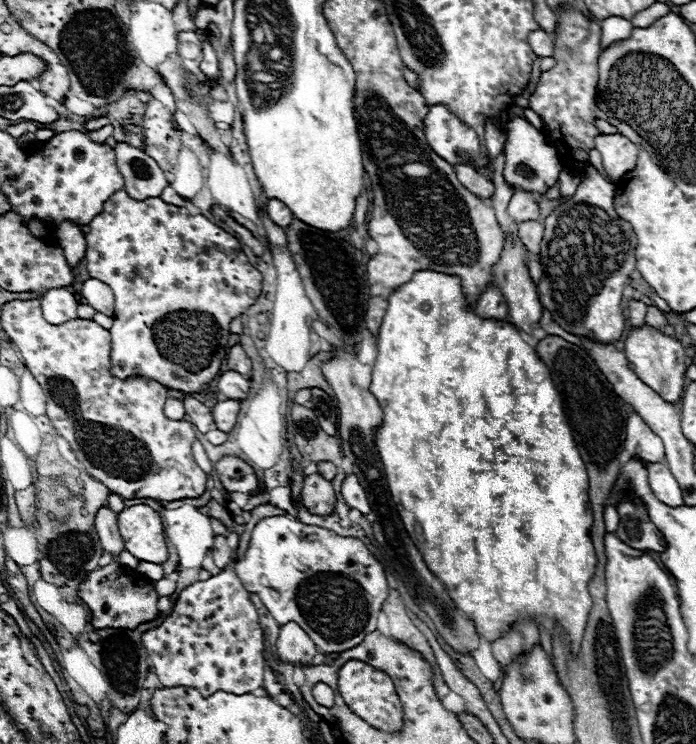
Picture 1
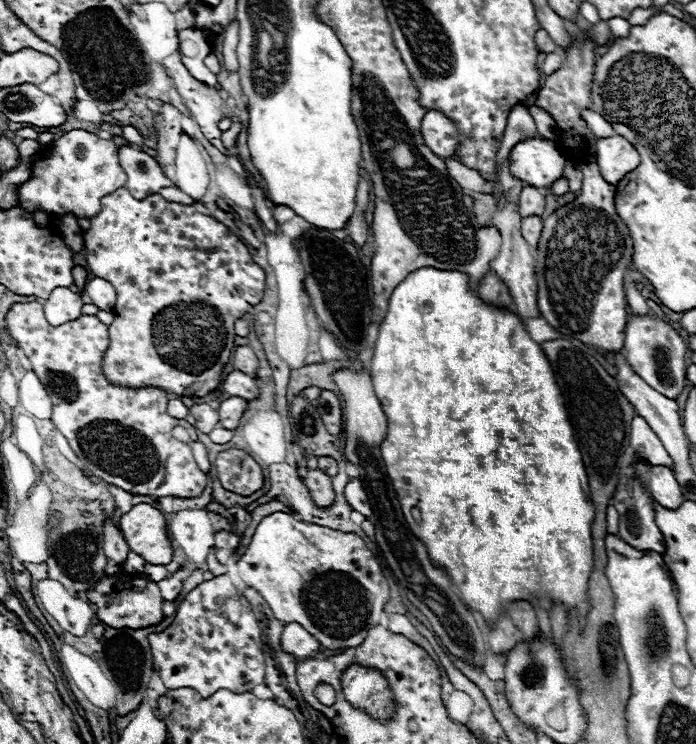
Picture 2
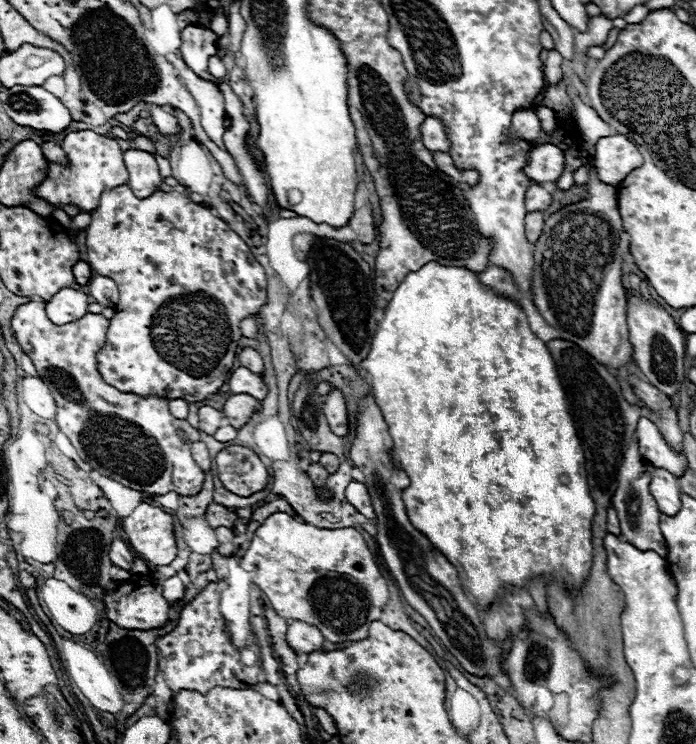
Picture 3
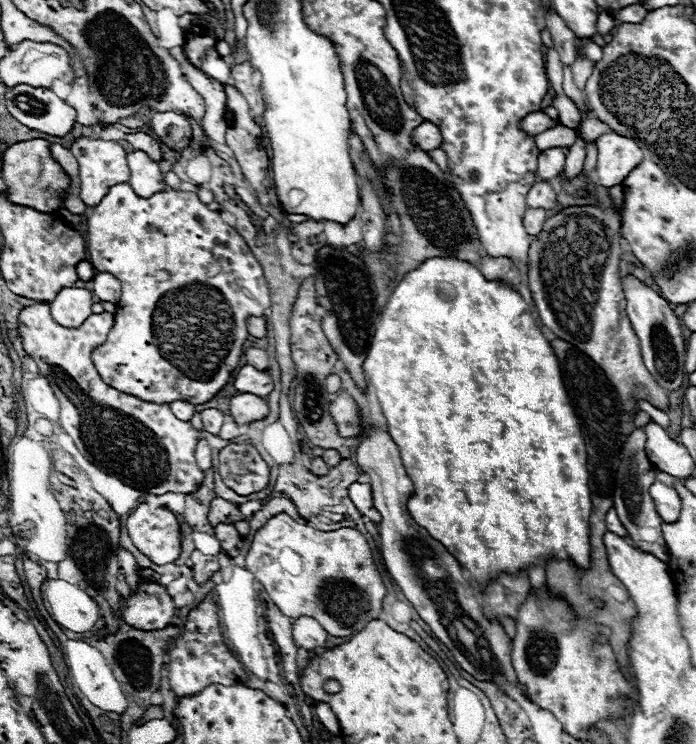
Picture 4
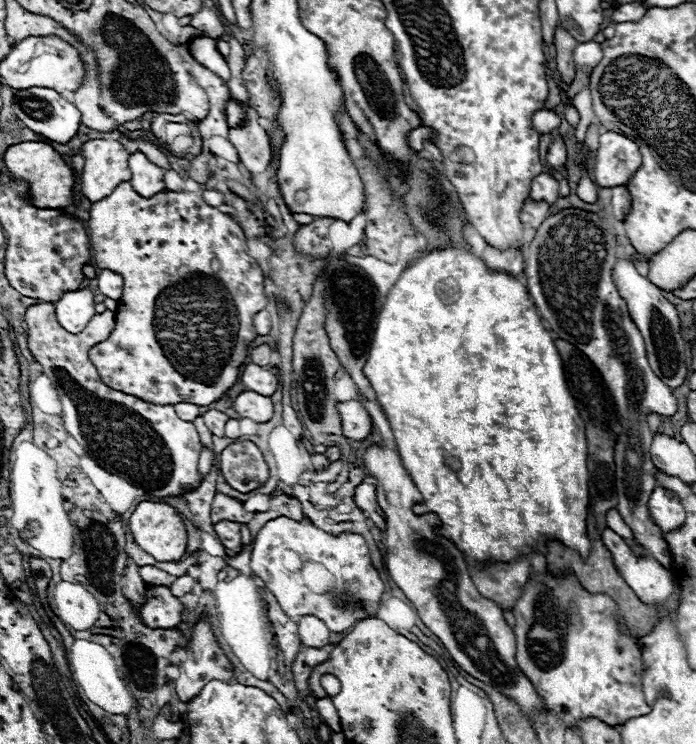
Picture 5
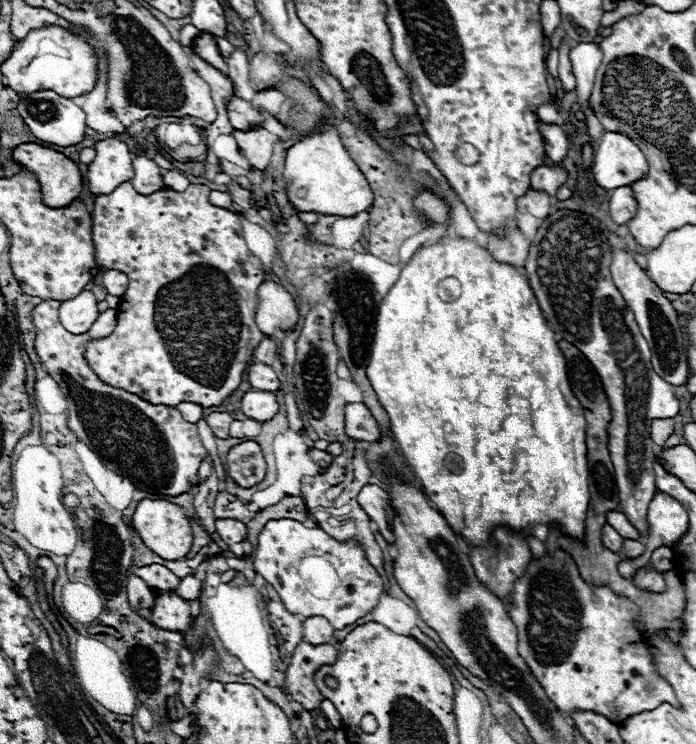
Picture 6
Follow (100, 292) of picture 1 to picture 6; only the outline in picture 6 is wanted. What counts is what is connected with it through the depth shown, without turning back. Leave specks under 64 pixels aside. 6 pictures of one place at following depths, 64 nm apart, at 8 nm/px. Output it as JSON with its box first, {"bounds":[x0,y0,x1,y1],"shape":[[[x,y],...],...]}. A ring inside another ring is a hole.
{"bounds":[102,270,128,298],"shape":[[[104,270],[102,272],[102,286],[106,288],[108,294],[120,298],[128,288],[128,278],[126,278],[126,274],[122,274],[118,270]]]}

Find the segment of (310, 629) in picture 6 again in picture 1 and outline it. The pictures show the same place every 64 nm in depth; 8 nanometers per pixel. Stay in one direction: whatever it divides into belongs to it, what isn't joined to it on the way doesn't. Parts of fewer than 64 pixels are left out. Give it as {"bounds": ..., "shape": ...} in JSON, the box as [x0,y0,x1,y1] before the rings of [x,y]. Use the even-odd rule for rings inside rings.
{"bounds":[276,622,316,666],"shape":[[[288,622],[280,628],[280,636],[276,640],[276,654],[280,656],[280,660],[288,660],[288,664],[304,666],[312,664],[316,646],[296,622]]]}

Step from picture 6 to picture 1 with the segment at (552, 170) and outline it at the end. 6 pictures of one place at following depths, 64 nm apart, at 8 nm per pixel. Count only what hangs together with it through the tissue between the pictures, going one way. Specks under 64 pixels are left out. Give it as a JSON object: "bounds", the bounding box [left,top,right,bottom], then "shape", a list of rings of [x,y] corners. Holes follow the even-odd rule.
{"bounds":[506,192,540,222],"shape":[[[514,192],[506,212],[514,222],[526,222],[526,220],[538,220],[540,218],[538,204],[534,200],[534,194],[530,194],[530,192]]]}

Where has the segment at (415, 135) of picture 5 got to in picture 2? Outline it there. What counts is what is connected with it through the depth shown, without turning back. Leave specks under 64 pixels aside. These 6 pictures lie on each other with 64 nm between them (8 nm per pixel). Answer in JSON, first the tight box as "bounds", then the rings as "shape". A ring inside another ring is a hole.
{"bounds":[422,110,460,158],"shape":[[[428,110],[422,120],[422,136],[428,148],[440,158],[454,158],[460,146],[460,132],[456,124],[440,110]]]}

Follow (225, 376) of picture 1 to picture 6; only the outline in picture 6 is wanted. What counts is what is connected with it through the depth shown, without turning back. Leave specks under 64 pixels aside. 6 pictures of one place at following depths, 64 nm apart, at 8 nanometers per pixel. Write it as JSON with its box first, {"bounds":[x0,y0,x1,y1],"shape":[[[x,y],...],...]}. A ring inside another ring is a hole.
{"bounds":[246,362,282,392],"shape":[[[260,362],[250,364],[246,368],[246,380],[250,382],[250,386],[254,390],[262,390],[262,392],[276,392],[282,386],[274,368],[266,366],[266,364],[260,364]]]}

